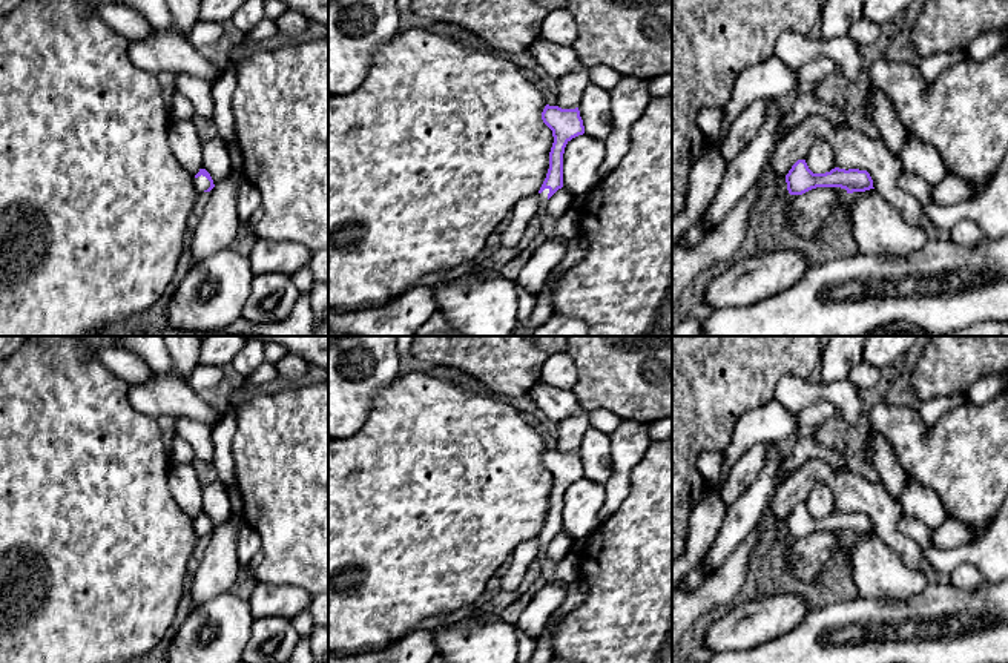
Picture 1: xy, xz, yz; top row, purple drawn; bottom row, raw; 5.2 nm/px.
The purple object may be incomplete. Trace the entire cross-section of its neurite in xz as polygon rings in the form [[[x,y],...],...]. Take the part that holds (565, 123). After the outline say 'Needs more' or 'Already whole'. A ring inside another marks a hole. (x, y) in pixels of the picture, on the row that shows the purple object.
[[[546,104],[542,112],[543,123],[552,130],[554,143],[549,152],[549,169],[539,190],[540,206],[537,218],[548,239],[569,241],[578,233],[578,212],[571,207],[563,216],[551,218],[546,213],[548,200],[563,187],[563,153],[566,144],[585,134],[578,107],[562,109]]]. Needs more

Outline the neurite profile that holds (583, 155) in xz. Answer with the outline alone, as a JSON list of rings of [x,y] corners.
[[[586,134],[568,141],[563,153],[563,187],[572,196],[586,195],[600,183],[604,153],[604,141]]]

